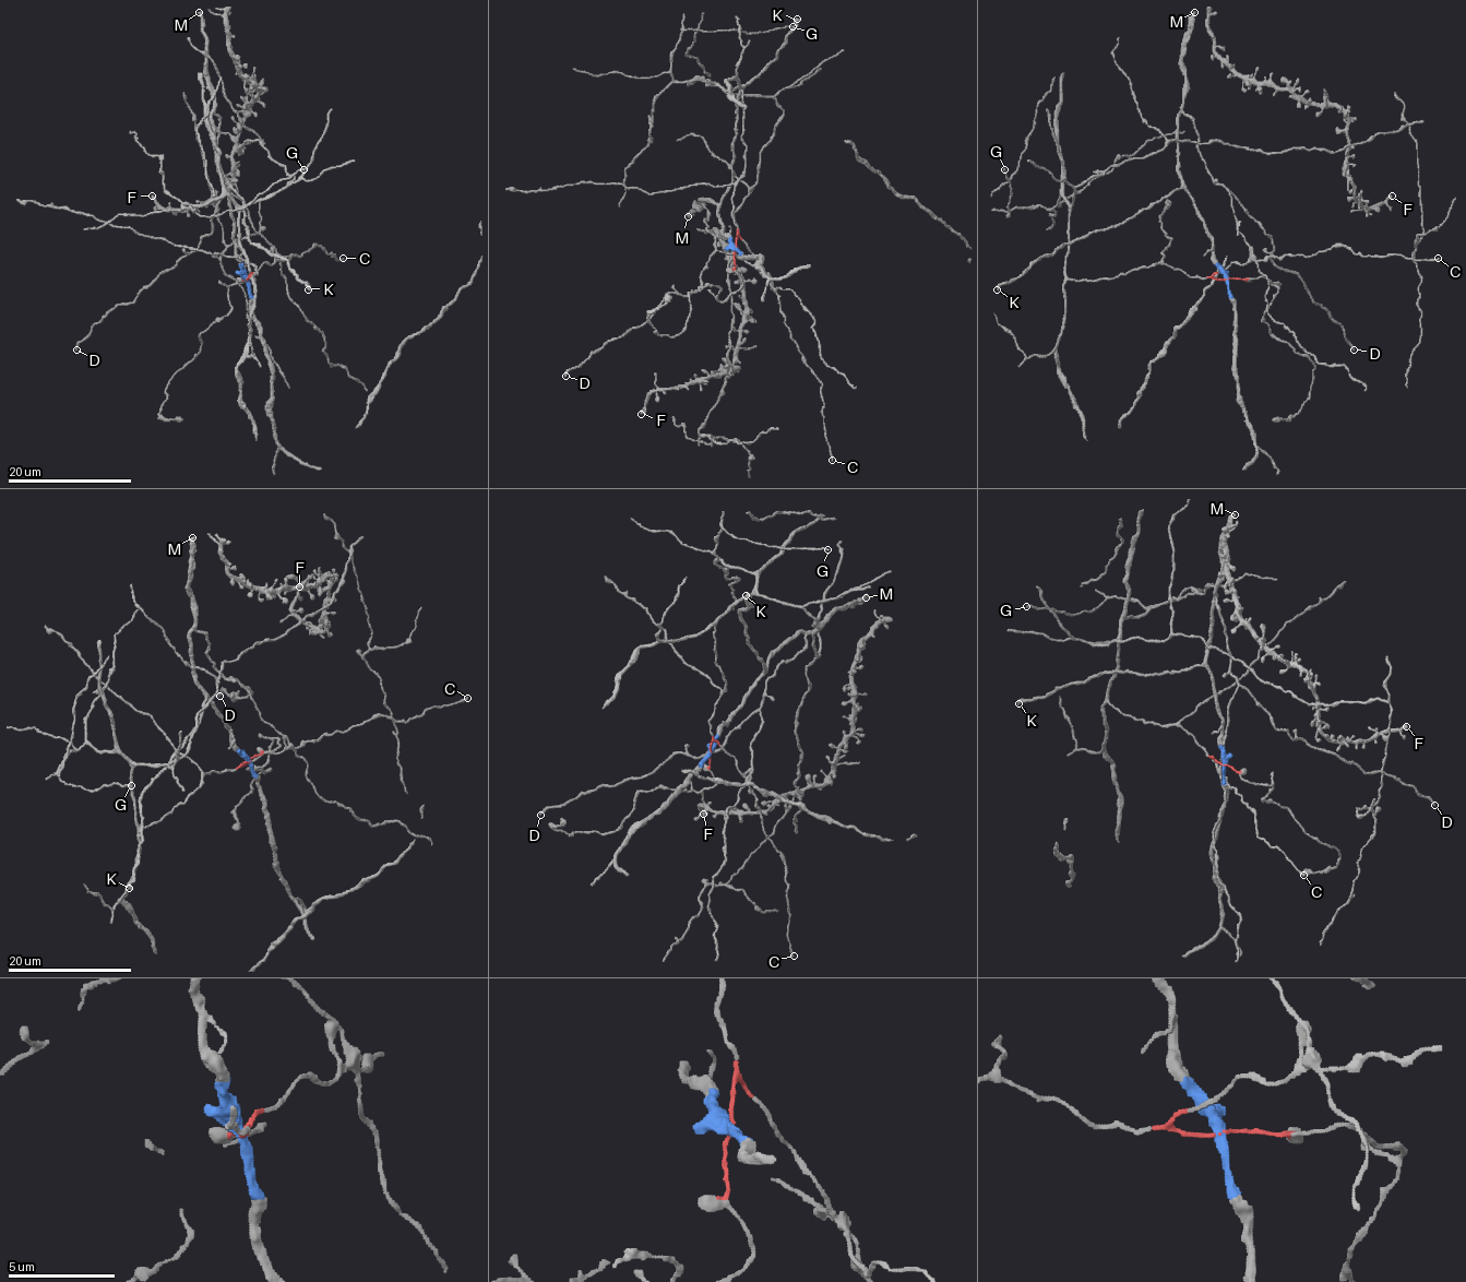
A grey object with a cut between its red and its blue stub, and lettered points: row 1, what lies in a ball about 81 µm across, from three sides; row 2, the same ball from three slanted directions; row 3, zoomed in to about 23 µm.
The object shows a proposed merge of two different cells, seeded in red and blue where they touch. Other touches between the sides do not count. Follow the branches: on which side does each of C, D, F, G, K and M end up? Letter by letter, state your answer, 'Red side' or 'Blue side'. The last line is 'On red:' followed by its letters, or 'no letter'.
C: Red side
D: Blue side
F: Red side
G: Red side
K: Blue side
M: Blue side
On red: C, F, G

